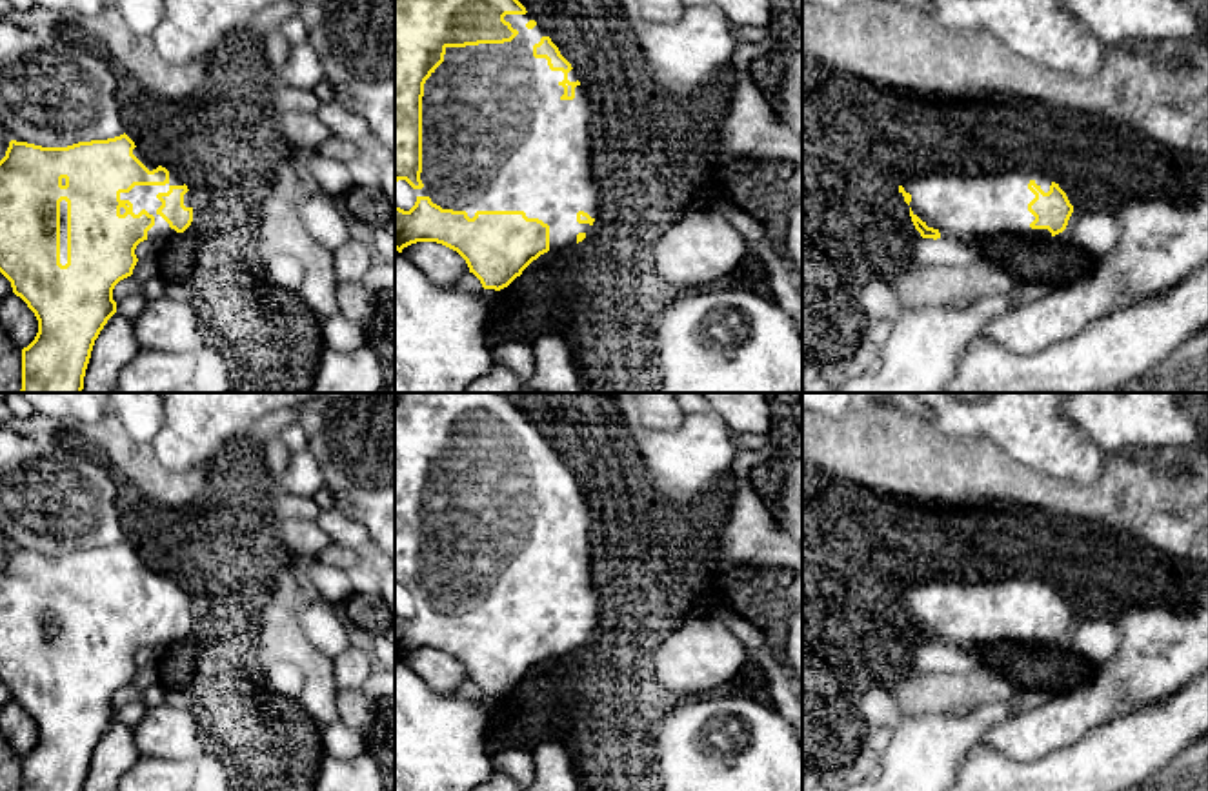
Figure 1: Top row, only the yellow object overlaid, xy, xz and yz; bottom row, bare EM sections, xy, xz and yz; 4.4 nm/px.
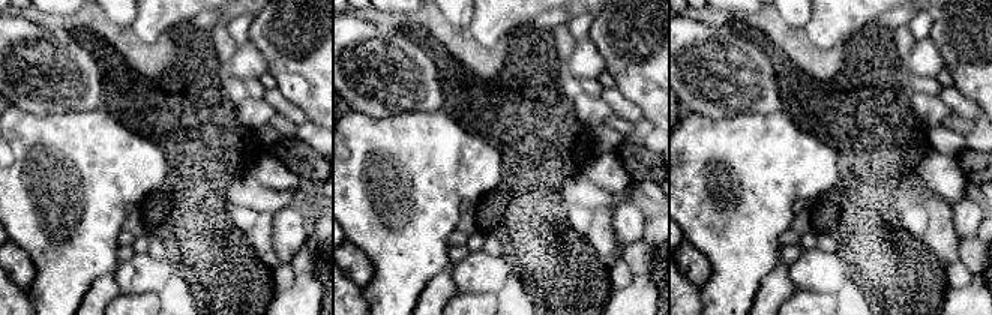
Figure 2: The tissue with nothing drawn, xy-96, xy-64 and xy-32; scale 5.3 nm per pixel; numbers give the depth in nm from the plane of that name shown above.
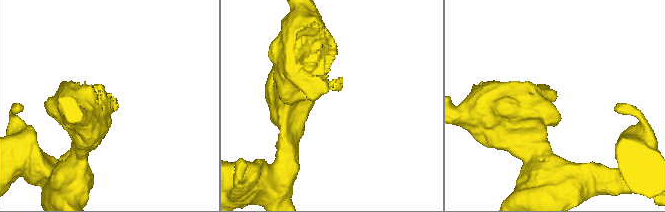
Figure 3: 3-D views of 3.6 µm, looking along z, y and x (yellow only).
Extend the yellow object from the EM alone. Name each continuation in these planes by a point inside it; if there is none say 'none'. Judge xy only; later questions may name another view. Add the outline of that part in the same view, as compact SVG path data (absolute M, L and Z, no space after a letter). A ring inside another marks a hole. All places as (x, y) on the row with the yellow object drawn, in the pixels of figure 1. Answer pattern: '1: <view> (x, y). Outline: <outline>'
1: xy (142, 197). Outline: M169 173L169 182L166 185L135 185L129 193L120 193L120 200L129 200L133 204L135 215L146 209L155 216L155 225L147 231L147 242L156 244L176 235L176 231L156 213L162 205L156 195L167 193L171 185L184 185L184 182Z

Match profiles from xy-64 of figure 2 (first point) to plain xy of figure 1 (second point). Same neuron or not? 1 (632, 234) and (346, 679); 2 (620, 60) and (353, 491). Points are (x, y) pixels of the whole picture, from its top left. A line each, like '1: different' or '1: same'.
1: same
2: same

